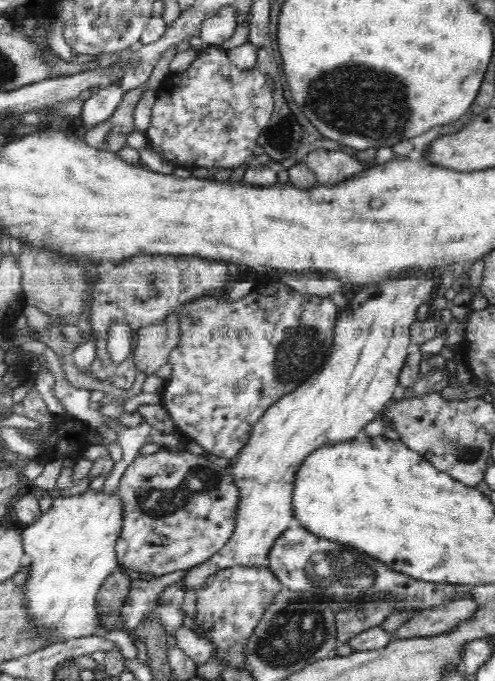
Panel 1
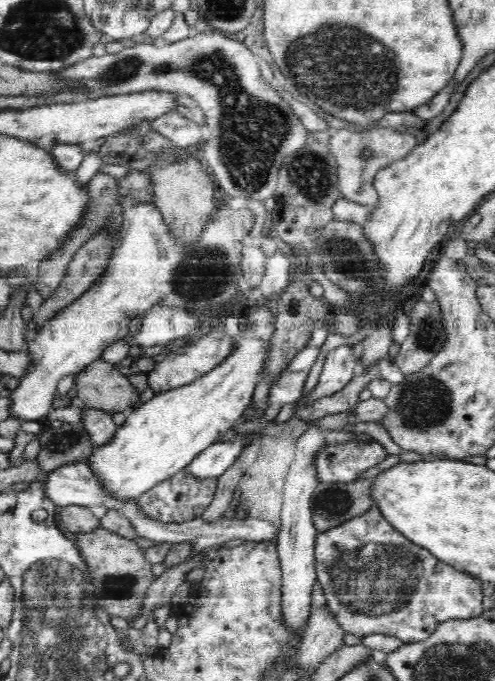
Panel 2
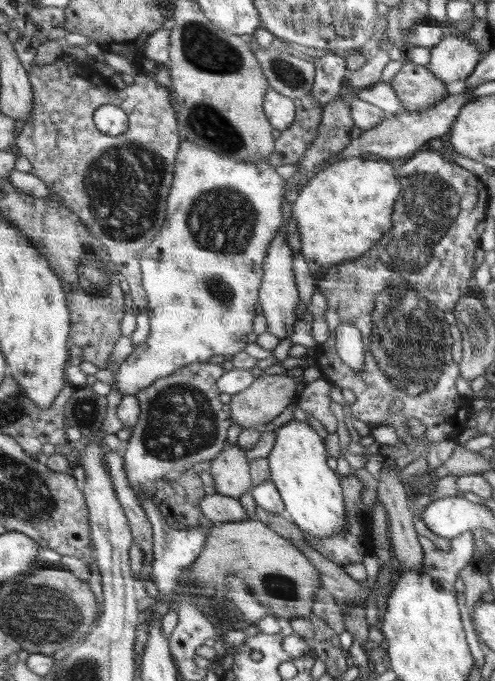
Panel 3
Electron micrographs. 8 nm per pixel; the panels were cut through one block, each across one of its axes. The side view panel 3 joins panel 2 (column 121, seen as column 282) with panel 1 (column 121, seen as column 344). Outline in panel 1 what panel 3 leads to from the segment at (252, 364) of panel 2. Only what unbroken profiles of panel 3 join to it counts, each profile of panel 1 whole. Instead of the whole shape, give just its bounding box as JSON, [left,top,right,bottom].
[21,490,138,659]

